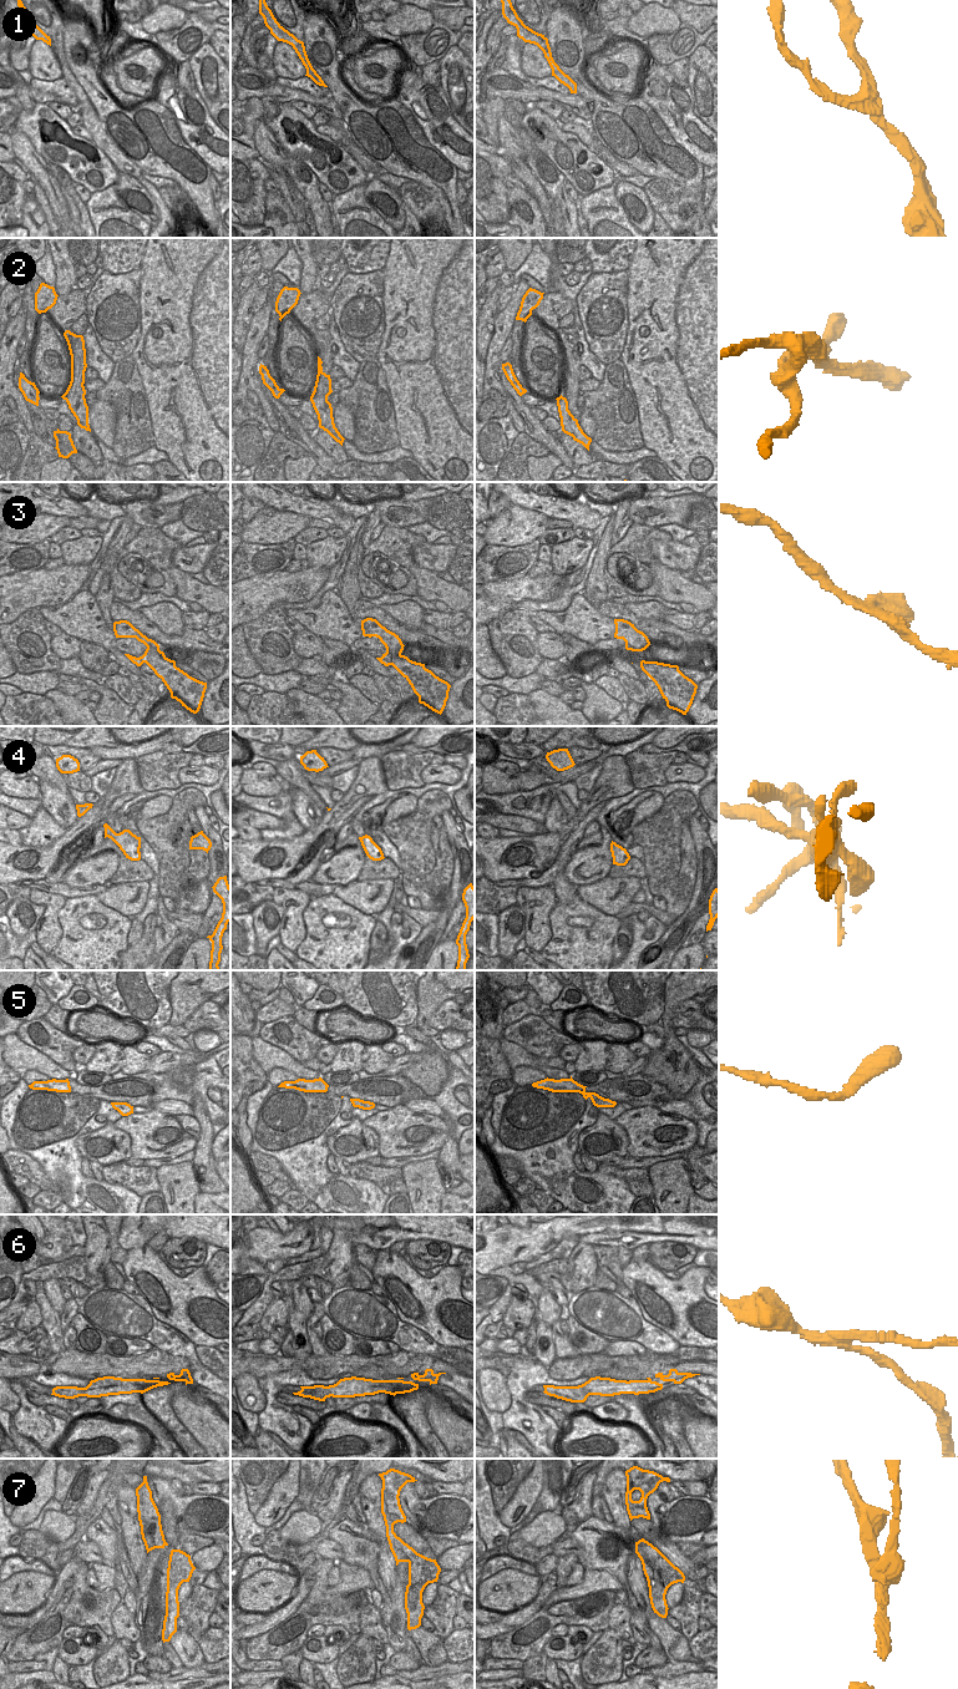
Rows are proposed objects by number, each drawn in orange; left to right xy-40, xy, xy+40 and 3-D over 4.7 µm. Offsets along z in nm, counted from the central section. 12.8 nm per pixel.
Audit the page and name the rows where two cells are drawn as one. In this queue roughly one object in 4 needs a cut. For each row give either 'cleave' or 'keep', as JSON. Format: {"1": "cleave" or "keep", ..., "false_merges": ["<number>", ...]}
{"1": "keep", "2": "cleave", "3": "keep", "4": "keep", "5": "cleave", "6": "cleave", "7": "cleave", "false_merges": ["2", "5", "6", "7"]}

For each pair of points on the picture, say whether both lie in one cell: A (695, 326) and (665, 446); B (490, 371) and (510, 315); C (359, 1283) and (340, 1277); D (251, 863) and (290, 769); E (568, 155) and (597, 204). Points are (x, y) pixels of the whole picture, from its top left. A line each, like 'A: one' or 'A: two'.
A: one
B: one
C: two
D: two
E: two

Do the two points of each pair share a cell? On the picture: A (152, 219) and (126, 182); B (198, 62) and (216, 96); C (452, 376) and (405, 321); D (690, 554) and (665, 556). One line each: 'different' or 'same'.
A: same
B: same
C: same
D: same

